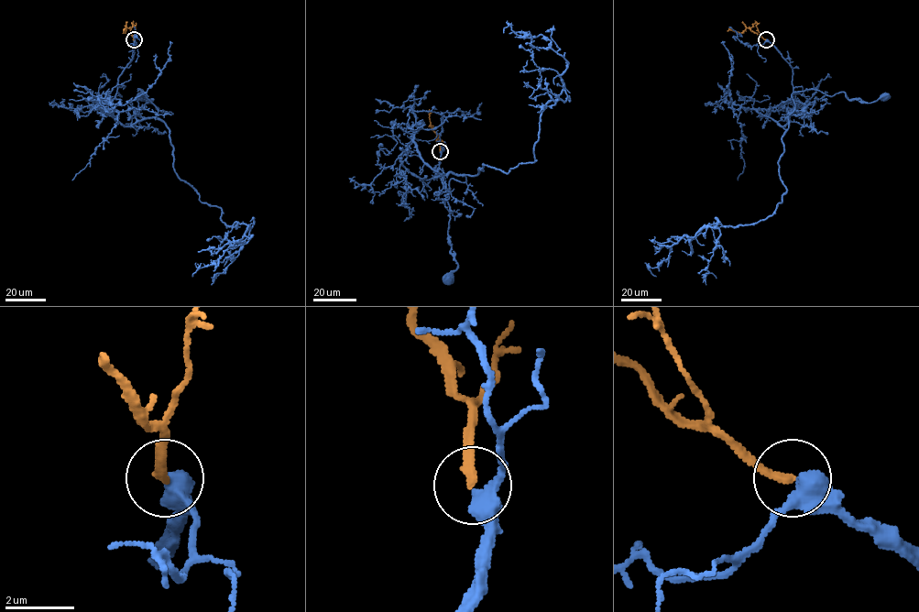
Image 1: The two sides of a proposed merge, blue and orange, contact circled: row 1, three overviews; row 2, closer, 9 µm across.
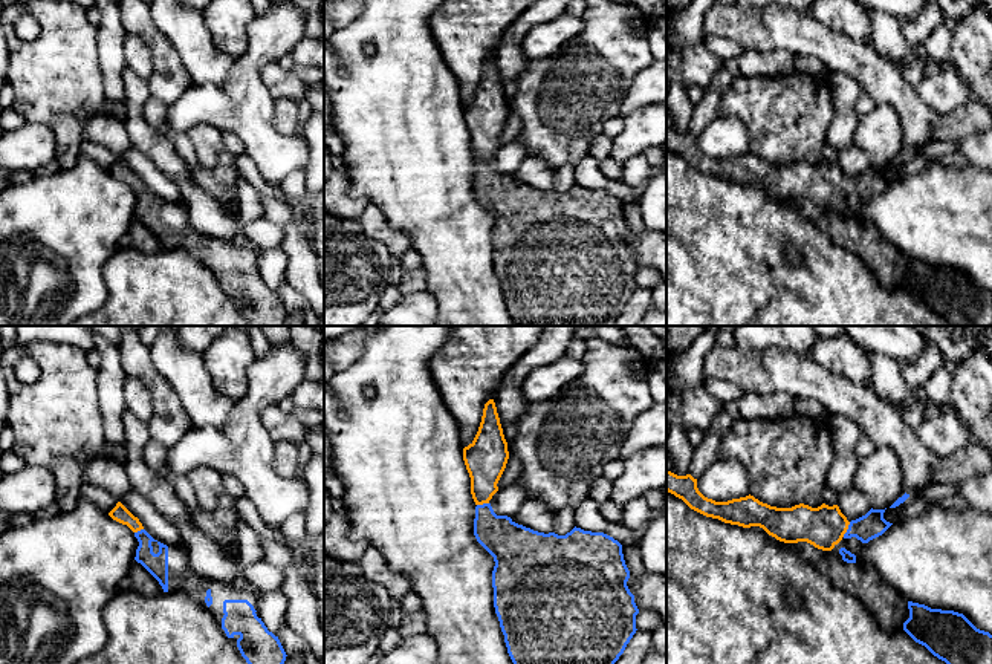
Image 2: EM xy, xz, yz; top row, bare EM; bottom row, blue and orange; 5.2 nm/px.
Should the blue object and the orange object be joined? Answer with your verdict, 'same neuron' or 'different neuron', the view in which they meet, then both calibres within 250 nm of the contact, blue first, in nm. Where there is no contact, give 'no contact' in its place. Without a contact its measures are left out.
same neuron | yz | 140/220 nm

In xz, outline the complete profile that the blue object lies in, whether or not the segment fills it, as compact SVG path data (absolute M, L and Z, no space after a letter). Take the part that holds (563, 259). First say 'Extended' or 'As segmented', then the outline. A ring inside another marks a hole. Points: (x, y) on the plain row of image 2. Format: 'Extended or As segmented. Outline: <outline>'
Extended. Outline: M494 57L485 61L481 80L474 98L463 106L463 118L471 135L471 151L475 159L474 193L494 214L492 228L494 265L500 278L507 311L515 326L613 326L627 301L636 291L639 266L627 239L622 202L604 190L573 185L566 193L538 190L515 181L507 173L497 173L489 161L498 148L498 138L509 116Z

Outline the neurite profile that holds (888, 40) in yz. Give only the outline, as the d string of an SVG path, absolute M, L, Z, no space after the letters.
M868 9L867 17L871 21L874 50L902 67L911 52L902 34L900 21L877 9Z

